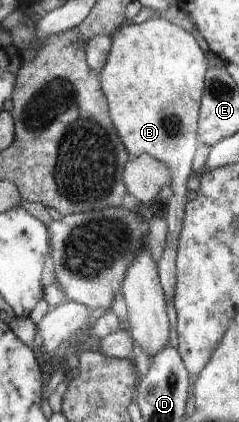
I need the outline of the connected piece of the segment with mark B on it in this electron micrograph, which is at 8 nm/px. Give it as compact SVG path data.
M163 17L149 19L143 24L126 23L112 36L113 44L107 64L99 73L101 89L108 100L113 125L131 158L144 154L163 161L171 169L169 186L173 194L163 211L168 224L167 249L159 261L161 286L168 300L171 323L170 342L179 347L178 315L175 311L177 287L177 243L183 231L187 205L187 181L194 176L193 159L199 141L200 113L204 99L208 62L197 39Z

